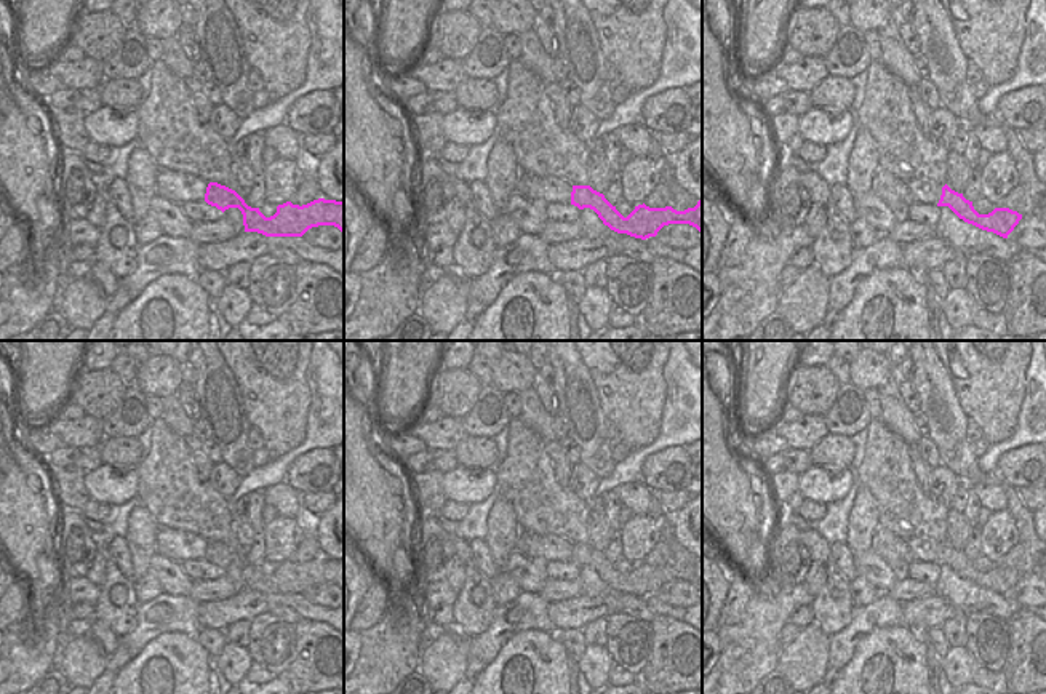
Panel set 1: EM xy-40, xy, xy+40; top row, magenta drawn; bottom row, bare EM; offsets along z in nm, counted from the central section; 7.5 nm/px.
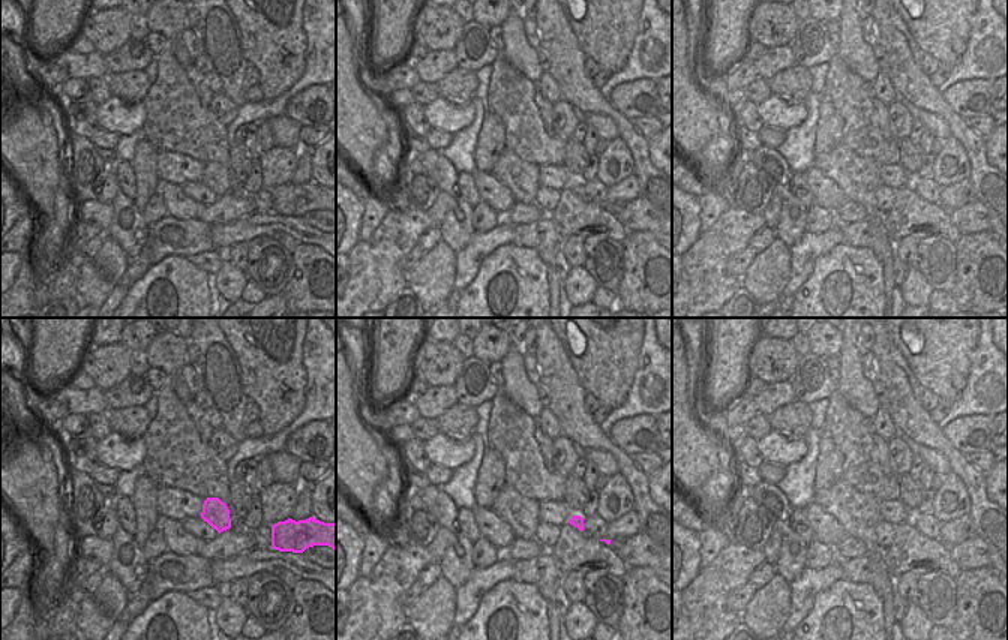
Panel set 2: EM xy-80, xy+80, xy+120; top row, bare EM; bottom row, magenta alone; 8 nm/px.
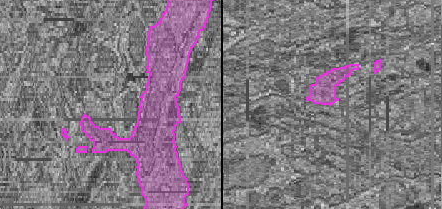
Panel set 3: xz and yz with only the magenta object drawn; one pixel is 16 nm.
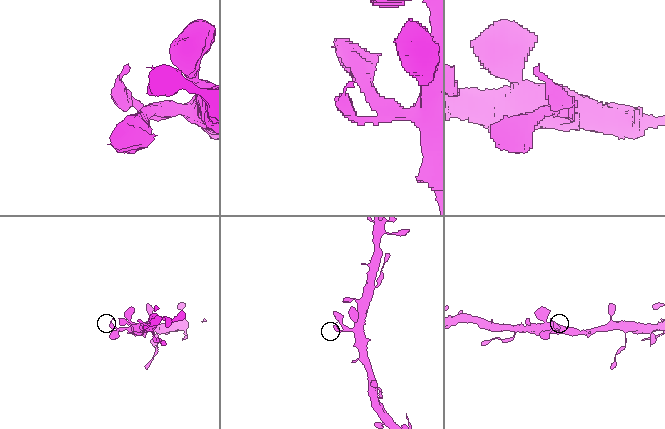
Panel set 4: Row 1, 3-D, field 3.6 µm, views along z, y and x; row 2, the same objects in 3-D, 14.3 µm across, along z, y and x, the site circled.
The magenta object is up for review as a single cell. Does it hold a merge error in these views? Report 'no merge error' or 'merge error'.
no merge error

